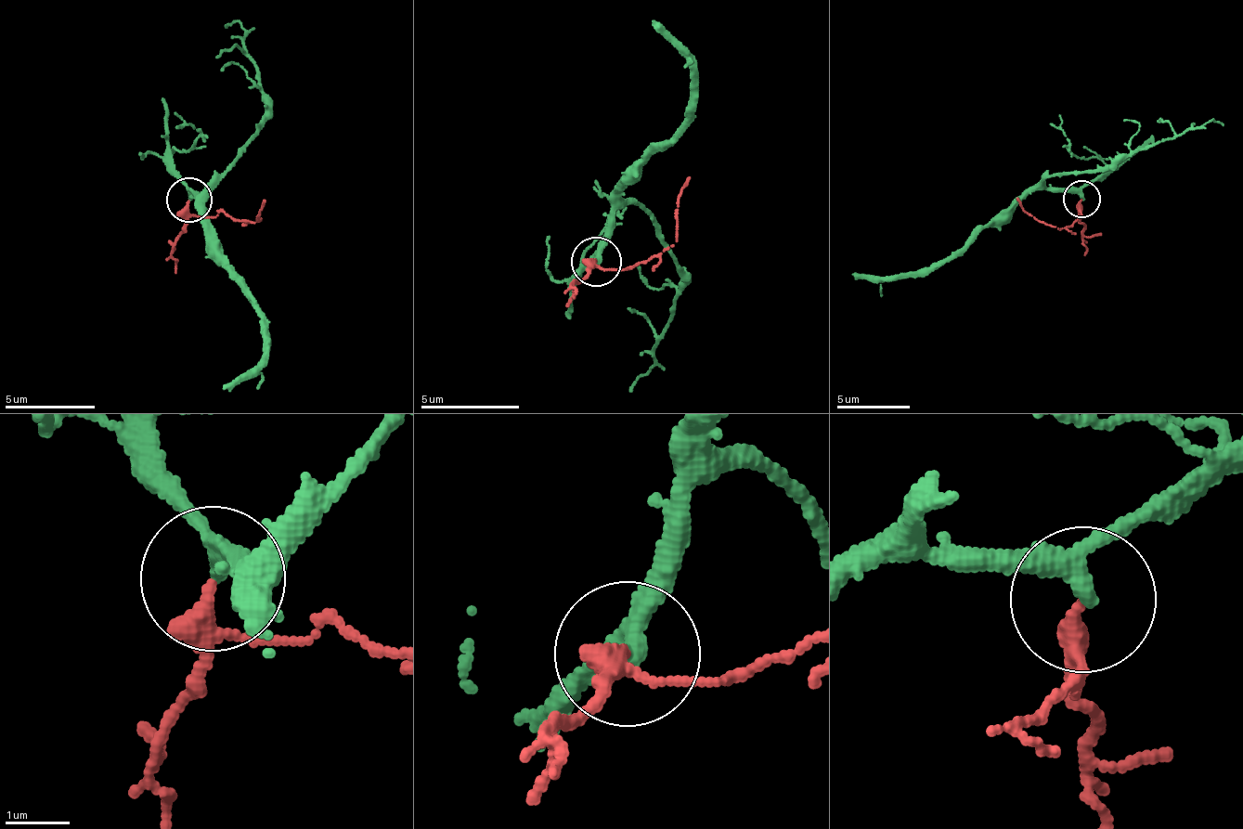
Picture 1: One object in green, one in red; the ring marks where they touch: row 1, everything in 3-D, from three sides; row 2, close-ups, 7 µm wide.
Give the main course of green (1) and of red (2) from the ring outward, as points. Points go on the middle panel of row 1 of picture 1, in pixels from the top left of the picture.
1: (597, 263), (608, 239), (608, 221), (630, 203), (657, 226), (683, 278), (649, 369), (627, 393)
2: (597, 263), (605, 271), (636, 268), (665, 252), (675, 240), (676, 215), (689, 177)

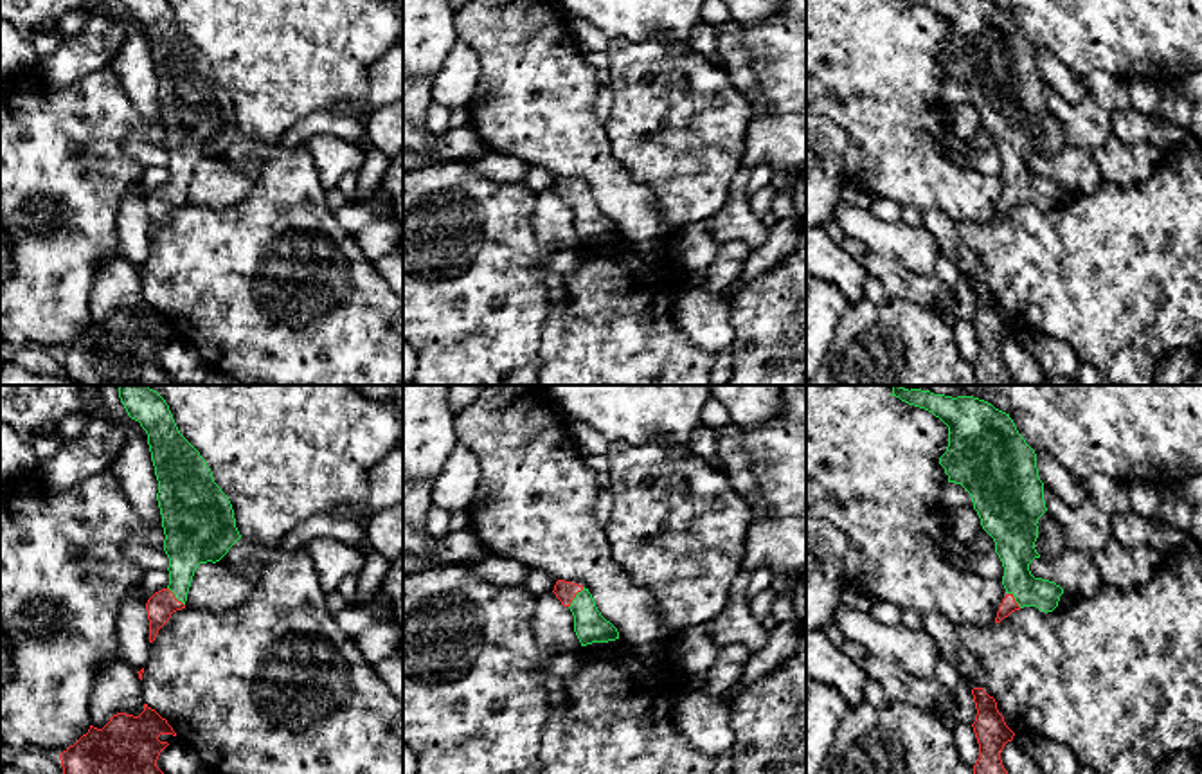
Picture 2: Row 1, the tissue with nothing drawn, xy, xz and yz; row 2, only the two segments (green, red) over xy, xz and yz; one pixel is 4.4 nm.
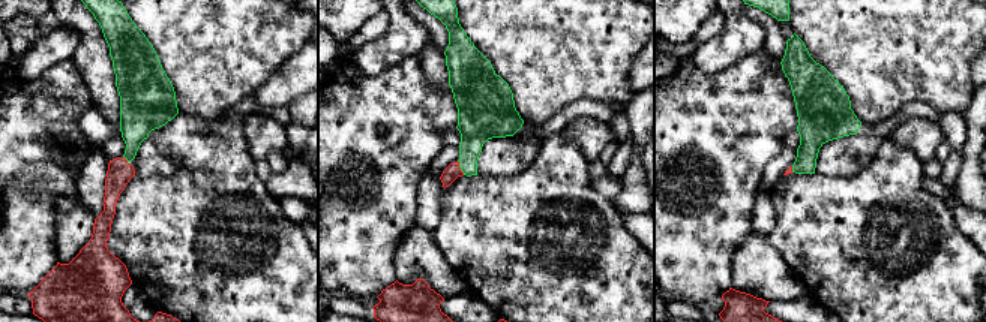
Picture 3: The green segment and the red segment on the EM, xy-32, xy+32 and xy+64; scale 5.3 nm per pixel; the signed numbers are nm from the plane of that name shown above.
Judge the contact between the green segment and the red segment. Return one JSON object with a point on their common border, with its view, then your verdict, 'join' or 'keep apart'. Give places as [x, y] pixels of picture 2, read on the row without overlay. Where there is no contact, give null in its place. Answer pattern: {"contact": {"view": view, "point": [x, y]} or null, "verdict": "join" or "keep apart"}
{"contact": {"view": "xz", "point": [574, 195]}, "verdict": "join"}

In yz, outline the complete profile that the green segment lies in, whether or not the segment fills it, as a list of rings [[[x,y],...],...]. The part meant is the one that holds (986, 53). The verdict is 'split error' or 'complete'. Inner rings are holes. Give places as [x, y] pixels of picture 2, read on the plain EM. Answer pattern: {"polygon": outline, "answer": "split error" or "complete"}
{"polygon": [[[909,0],[932,9],[948,23],[948,43],[939,54],[939,61],[948,72],[948,79],[961,81],[972,94],[973,106],[981,115],[982,126],[993,135],[995,149],[999,151],[1004,173],[1002,182],[1006,194],[1002,196],[995,220],[1000,220],[1011,209],[1024,203],[1036,203],[1042,209],[1053,209],[1058,203],[1063,185],[1054,178],[1035,175],[1029,167],[1029,160],[1040,151],[1035,146],[1038,135],[1038,115],[1047,108],[1044,97],[1044,79],[1038,74],[1036,50],[1018,31],[1009,11],[995,5],[991,0]]], "answer": "split error"}

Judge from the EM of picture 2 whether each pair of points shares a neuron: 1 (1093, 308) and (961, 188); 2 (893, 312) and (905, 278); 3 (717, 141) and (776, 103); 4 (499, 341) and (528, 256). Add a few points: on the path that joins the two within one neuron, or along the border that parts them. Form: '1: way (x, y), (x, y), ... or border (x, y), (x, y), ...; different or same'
1: border (994, 216), (985, 222), (956, 224); different
2: border (889, 296), (929, 306); different
3: border (751, 103), (745, 152), (740, 161); different
4: way (499, 319), (506, 306), (506, 278); same

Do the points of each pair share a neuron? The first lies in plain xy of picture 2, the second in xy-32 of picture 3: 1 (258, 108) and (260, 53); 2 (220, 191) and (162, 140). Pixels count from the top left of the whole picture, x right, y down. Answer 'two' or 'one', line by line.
1: one
2: two

